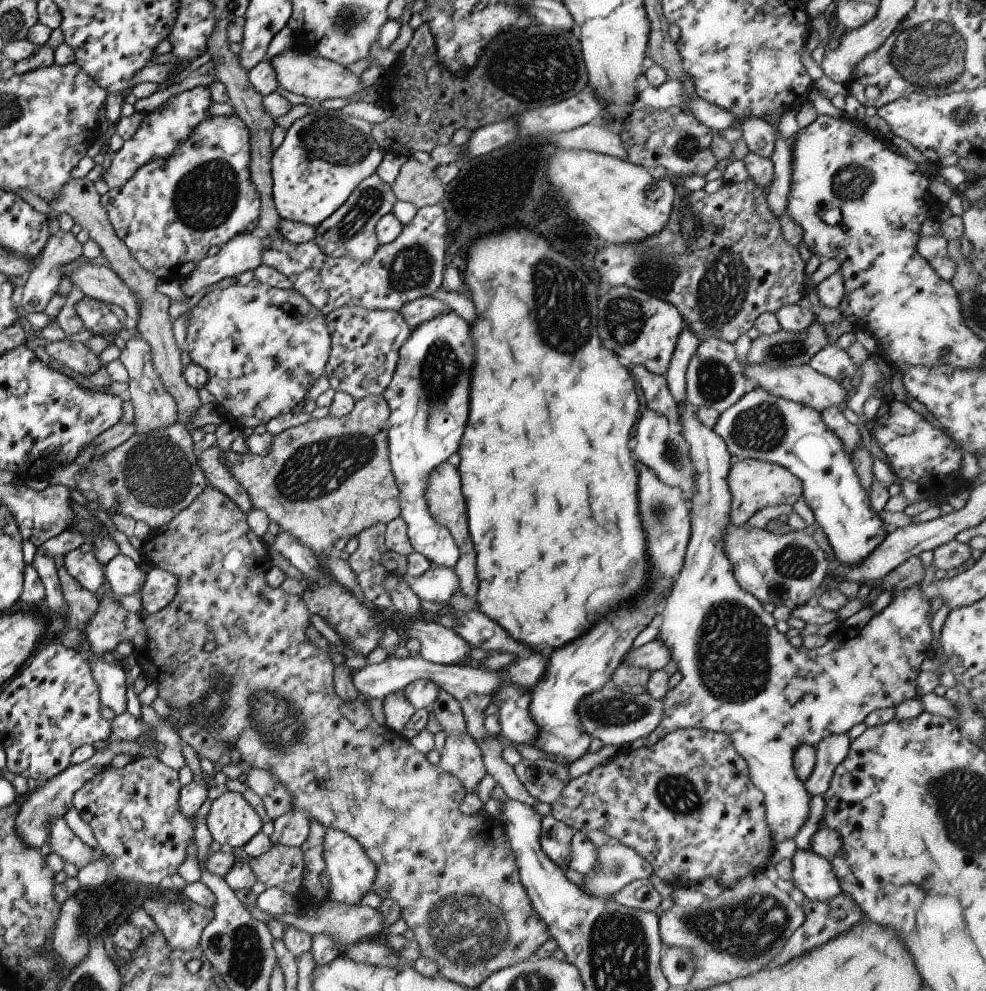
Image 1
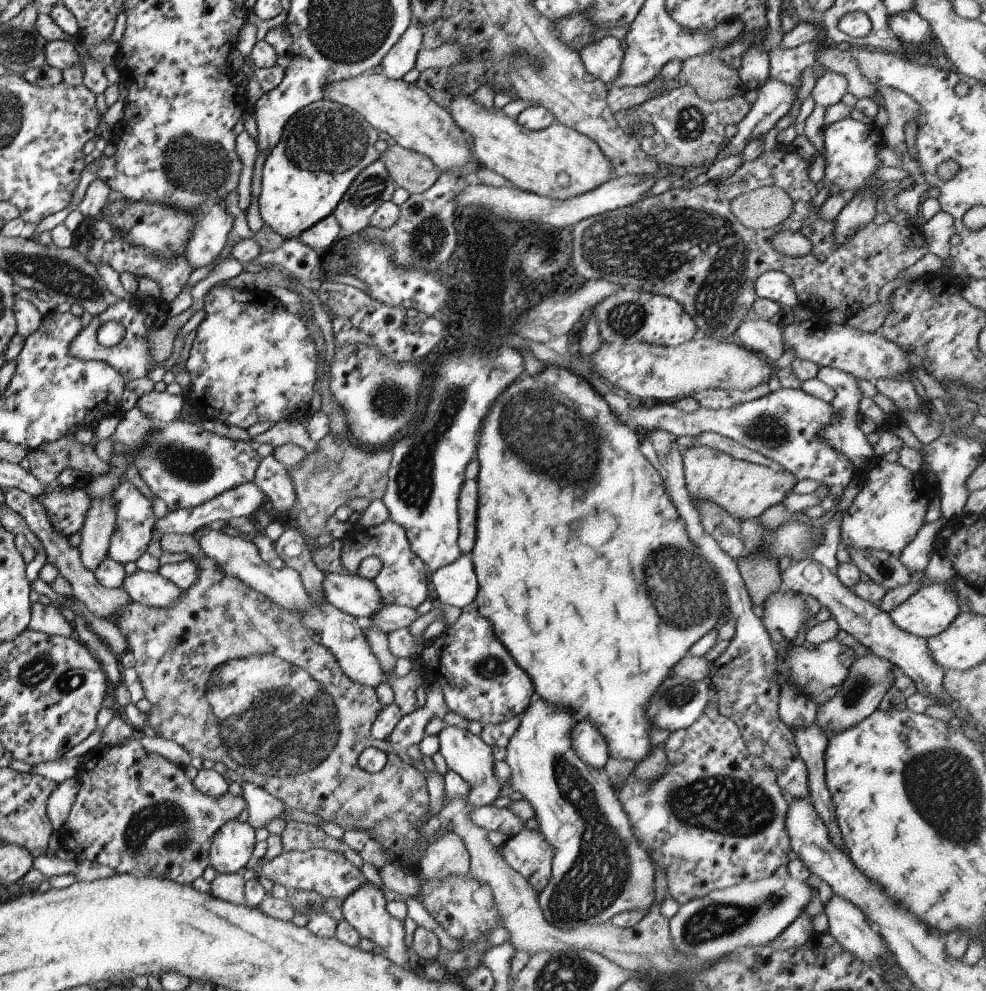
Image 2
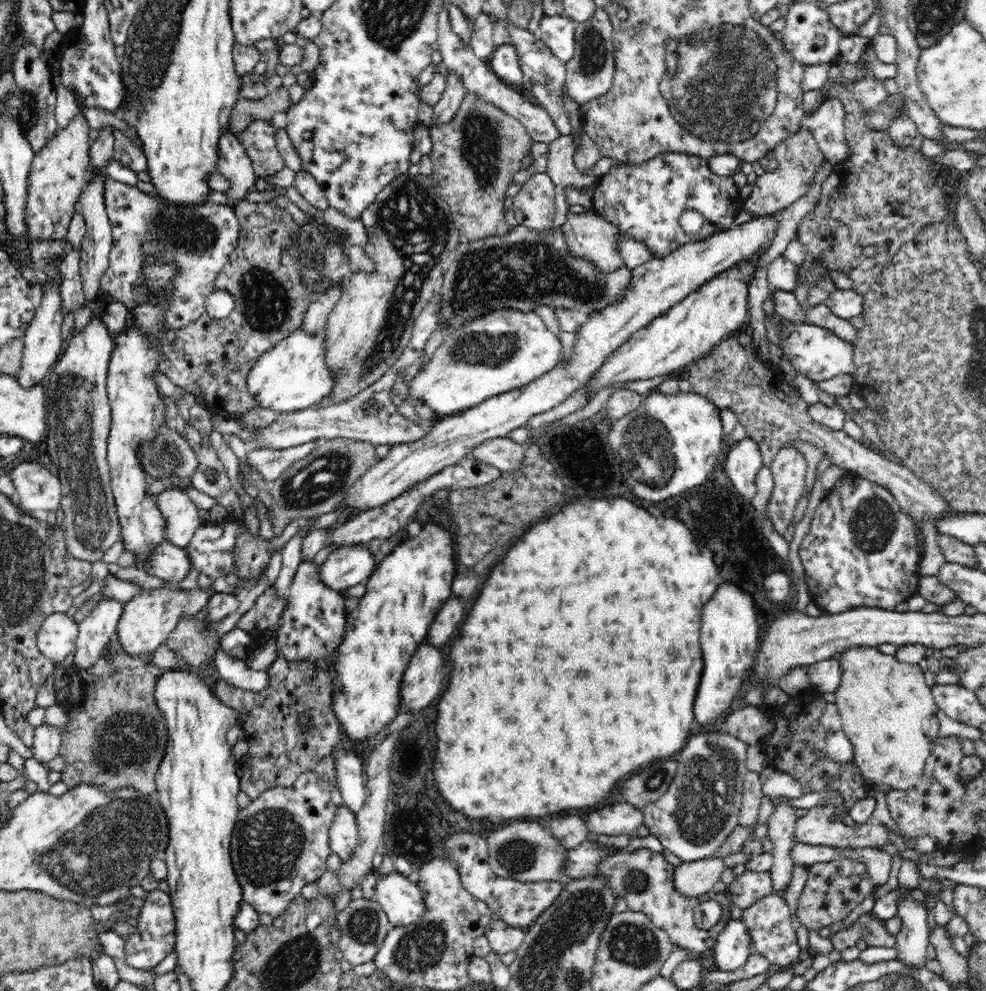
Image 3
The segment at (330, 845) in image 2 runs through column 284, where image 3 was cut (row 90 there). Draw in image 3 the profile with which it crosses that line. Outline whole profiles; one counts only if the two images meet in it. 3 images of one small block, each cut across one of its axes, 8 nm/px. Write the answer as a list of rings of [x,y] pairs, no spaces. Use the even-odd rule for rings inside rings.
[[[852,78],[846,80],[846,82],[834,82],[834,84],[824,92],[825,99],[838,99],[838,101],[842,102],[842,107],[844,107],[845,112],[845,137],[849,146],[849,154],[843,161],[835,163],[832,172],[822,181],[822,192],[819,201],[816,203],[814,210],[809,212],[802,219],[802,222],[797,224],[797,237],[804,245],[805,257],[810,260],[810,264],[816,256],[819,256],[819,258],[824,261],[823,266],[829,270],[839,270],[848,275],[854,284],[853,289],[856,292],[865,294],[878,274],[882,272],[888,260],[892,258],[893,254],[896,254],[896,252],[900,250],[900,246],[905,242],[910,242],[916,237],[926,224],[930,224],[930,222],[942,222],[942,220],[948,216],[948,210],[946,210],[946,196],[944,196],[944,192],[942,192],[942,186],[938,185],[934,178],[932,178],[932,170],[930,170],[930,162],[928,162],[927,157],[925,157],[920,150],[916,151],[912,145],[899,146],[899,144],[896,144],[887,130],[868,130],[866,127],[866,118],[864,118],[865,112],[862,110],[860,103],[856,100],[853,90],[849,86],[850,82],[852,82]]]

